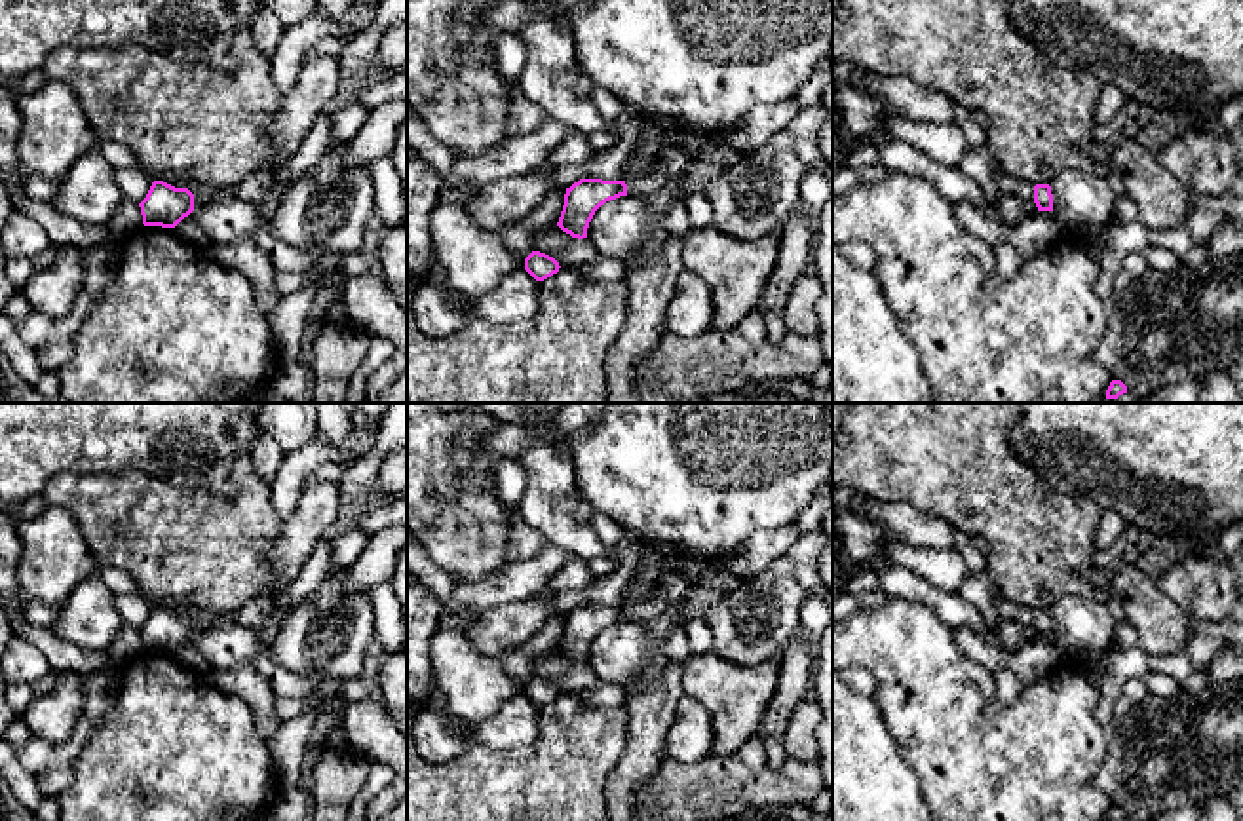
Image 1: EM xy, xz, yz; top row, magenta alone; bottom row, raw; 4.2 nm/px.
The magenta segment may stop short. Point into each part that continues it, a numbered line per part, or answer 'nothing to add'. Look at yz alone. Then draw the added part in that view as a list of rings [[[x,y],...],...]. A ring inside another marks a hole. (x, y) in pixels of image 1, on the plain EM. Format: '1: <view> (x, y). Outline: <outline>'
1: yz (1025, 616). Outline: [[[1019,606],[1015,621],[1021,625],[1032,625],[1034,623],[1034,612],[1036,610],[1032,610],[1032,608]]]

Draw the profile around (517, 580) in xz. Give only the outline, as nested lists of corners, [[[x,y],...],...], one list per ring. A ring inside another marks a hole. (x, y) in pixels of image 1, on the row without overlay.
[[[545,544],[534,557],[525,561],[507,561],[496,572],[475,580],[456,582],[452,602],[445,612],[458,608],[483,608],[519,602],[542,595],[549,580],[572,559],[572,555],[553,544]]]

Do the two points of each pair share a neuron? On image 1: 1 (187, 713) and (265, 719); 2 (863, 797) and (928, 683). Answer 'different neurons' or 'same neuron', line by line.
1: different neurons
2: different neurons

